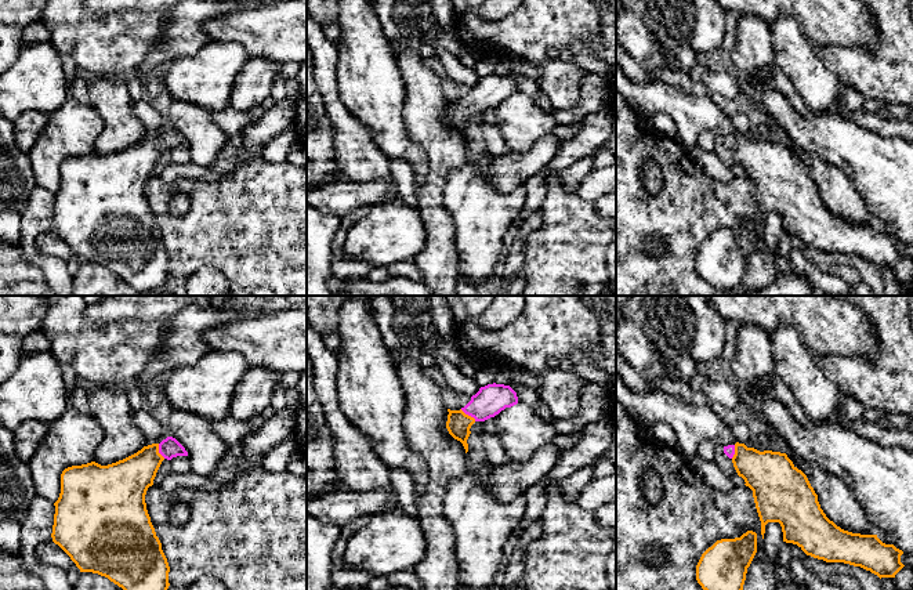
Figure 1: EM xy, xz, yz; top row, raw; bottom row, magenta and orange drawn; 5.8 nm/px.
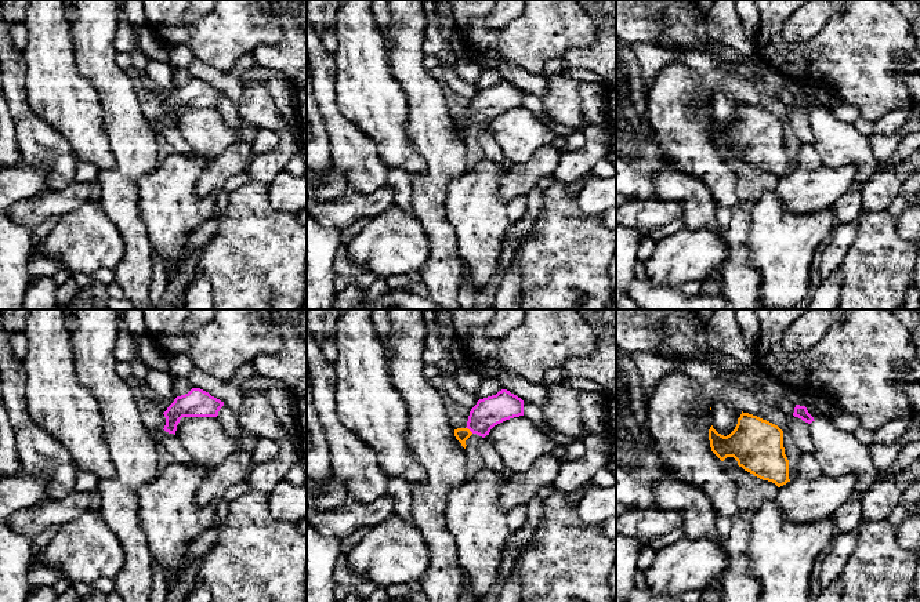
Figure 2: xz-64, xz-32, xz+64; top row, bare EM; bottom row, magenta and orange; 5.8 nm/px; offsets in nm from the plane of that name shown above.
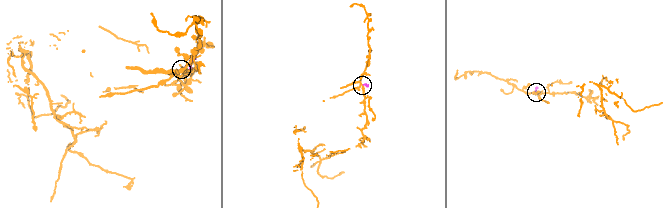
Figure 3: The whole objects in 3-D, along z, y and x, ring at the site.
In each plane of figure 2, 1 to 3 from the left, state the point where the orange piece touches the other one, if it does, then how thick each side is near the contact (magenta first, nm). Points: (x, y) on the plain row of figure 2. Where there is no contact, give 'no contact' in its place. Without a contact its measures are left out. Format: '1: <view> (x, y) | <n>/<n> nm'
1: no contact
2: xz-32 (470, 120) | 170/80 nm
3: no contact

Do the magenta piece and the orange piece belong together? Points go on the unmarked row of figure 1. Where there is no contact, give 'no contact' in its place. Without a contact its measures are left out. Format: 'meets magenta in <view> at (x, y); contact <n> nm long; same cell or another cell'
meets magenta in xz at (468, 105); contact 120 nm long; same cell

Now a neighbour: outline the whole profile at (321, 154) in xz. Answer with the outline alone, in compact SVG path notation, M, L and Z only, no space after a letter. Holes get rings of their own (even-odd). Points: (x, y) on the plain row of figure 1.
M307 43L307 189L326 181L337 167L334 127L314 79L314 57Z

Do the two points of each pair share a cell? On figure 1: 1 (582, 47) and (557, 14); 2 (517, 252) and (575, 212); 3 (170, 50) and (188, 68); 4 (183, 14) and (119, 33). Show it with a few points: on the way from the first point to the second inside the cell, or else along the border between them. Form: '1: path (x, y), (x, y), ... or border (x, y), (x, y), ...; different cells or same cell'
1: border (598, 17), (597, 37), (575, 40), (575, 53); different cells
2: border (540, 220), (526, 238), (521, 267); different cells
3: border (207, 42), (192, 54), (181, 55), (171, 62); different cells
4: border (166, 14), (169, 25), (162, 40), (154, 49); different cells

